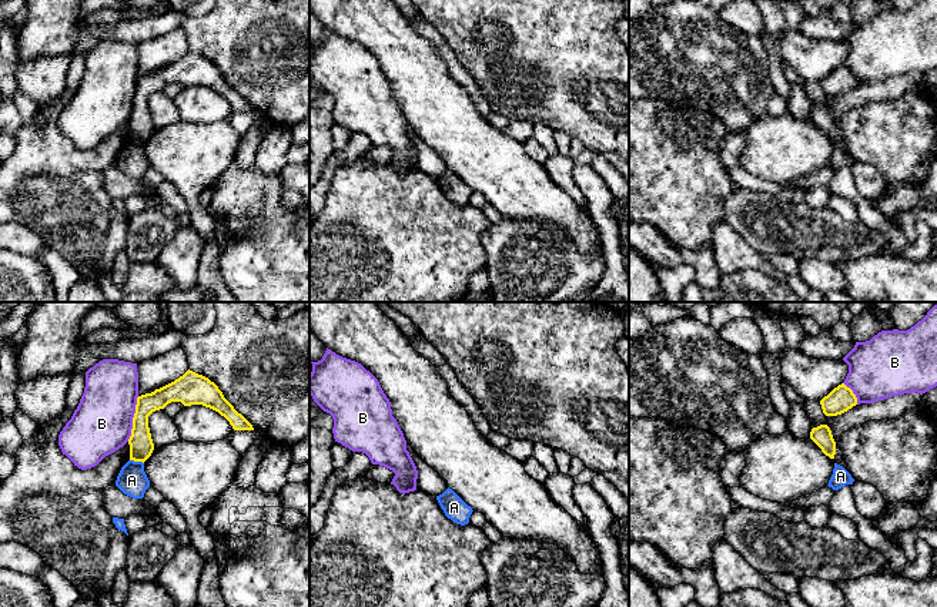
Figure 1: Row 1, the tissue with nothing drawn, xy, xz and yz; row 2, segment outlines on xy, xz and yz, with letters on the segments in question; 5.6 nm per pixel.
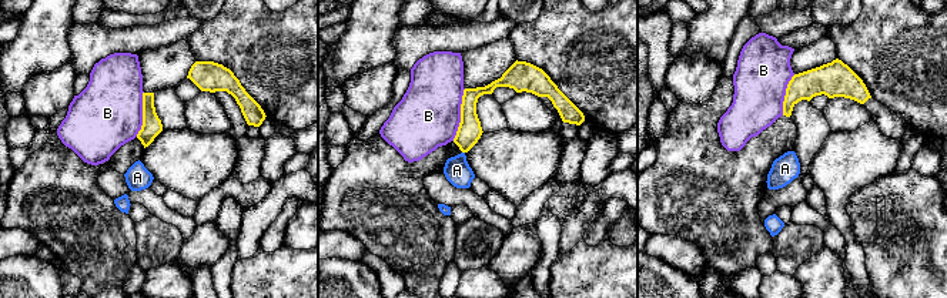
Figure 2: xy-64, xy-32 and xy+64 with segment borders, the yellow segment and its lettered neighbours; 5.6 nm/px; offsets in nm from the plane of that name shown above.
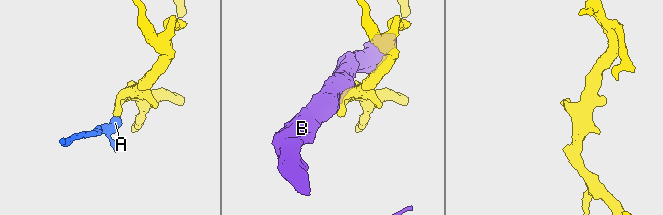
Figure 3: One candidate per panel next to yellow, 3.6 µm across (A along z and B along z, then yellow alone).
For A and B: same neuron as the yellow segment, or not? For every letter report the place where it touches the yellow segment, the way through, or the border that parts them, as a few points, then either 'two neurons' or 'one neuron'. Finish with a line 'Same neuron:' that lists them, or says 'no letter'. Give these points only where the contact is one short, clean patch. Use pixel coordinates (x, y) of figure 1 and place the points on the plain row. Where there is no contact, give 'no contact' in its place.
A: meets yellow in xy at (137, 141); border along xy (130, 140), (143, 144); two neurons
B: meets yellow in xy at (133, 100); two neurons
Same neuron: no letter

